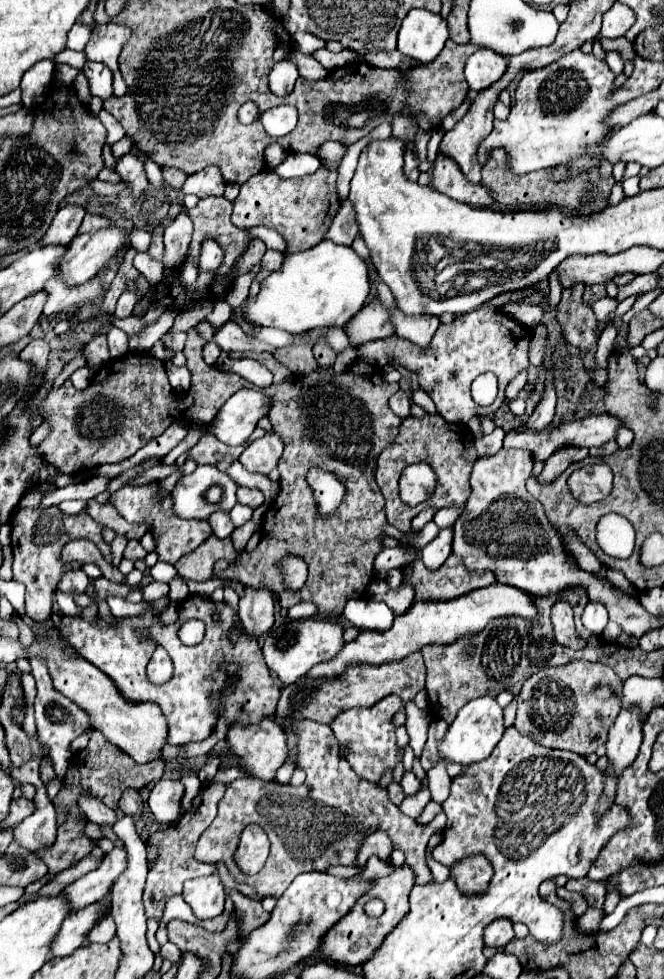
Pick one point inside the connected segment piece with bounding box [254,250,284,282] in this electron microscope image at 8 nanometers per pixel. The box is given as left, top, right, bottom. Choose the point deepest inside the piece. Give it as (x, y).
(272, 260)

